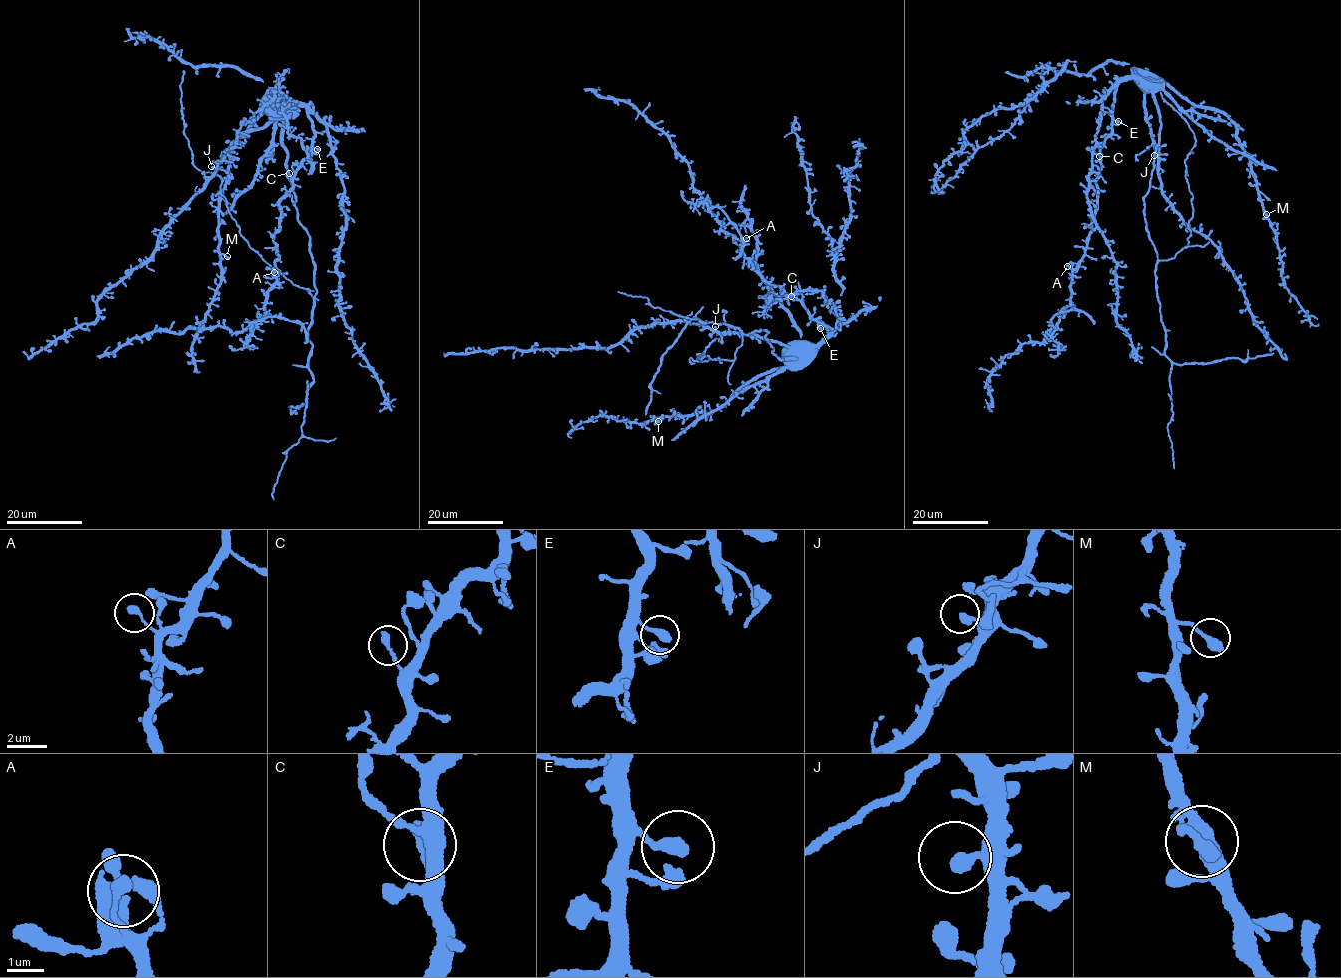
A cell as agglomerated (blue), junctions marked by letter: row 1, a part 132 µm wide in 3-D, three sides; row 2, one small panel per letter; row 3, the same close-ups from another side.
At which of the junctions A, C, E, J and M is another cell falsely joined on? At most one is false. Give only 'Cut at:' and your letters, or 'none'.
Cut at: none

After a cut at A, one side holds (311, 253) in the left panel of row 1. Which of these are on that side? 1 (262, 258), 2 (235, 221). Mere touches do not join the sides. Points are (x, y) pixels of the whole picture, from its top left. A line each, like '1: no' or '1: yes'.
1: no
2: no

